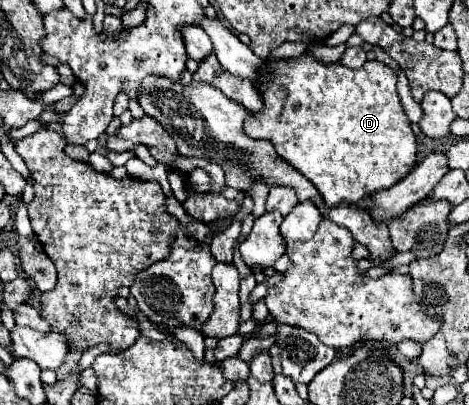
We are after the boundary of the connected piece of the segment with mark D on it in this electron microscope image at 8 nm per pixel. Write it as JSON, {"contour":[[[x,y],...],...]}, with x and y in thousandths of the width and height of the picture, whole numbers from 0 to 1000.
{"contour":[[[644,133],[618,148],[571,148],[563,188],[546,212],[559,227],[563,267],[525,296],[525,331],[537,341],[576,346],[610,400],[635,415],[687,479],[699,509],[729,499],[759,504],[806,469],[827,469],[870,435],[887,410],[891,356],[874,296],[857,267],[844,222],[844,178],[823,158],[793,148],[772,168],[751,173],[725,153],[687,158],[674,143]]]}

